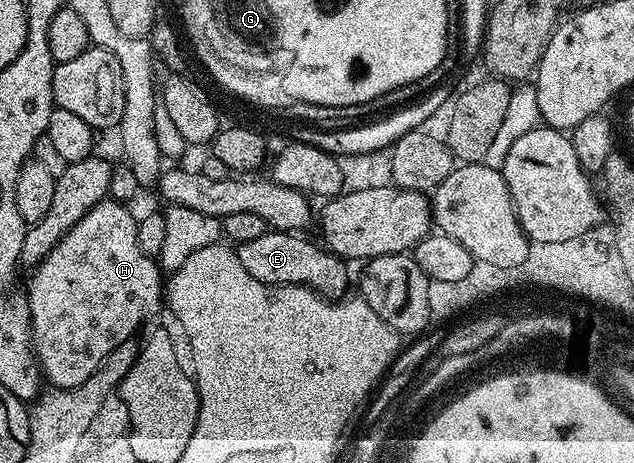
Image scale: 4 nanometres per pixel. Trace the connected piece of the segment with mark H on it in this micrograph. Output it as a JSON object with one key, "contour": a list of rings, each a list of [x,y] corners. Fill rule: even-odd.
{"contour":[[[100,200],[32,269],[27,291],[29,331],[44,379],[54,388],[74,388],[87,382],[105,363],[107,354],[134,339],[148,317],[160,309],[160,304],[162,307],[163,272],[154,257],[143,254],[137,237],[138,217],[125,208],[128,207],[119,200]]]}

